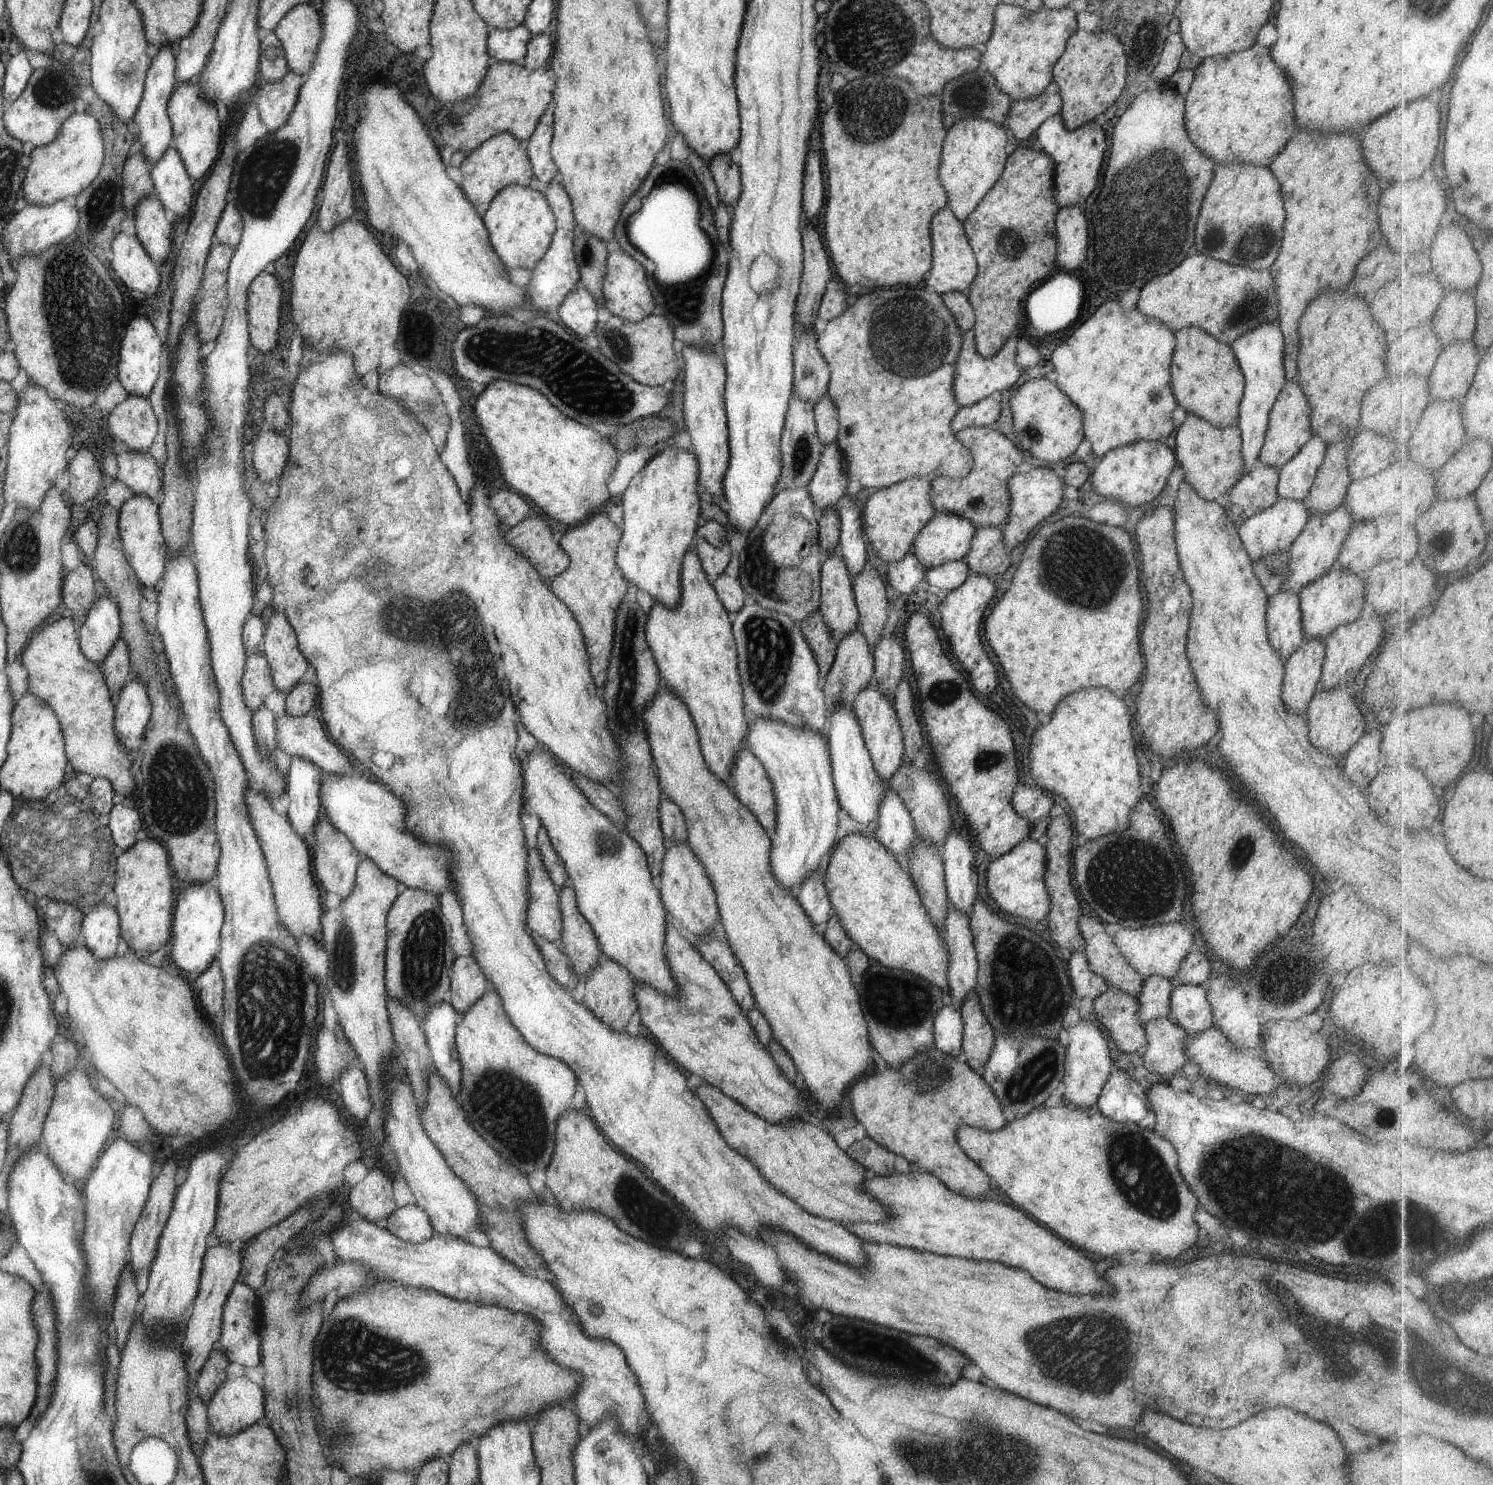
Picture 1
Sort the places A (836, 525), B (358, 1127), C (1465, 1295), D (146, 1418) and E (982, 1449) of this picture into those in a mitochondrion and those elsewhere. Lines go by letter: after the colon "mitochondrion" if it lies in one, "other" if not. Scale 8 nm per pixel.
A: other
B: other
C: mitochondrion
D: other
E: mitochondrion

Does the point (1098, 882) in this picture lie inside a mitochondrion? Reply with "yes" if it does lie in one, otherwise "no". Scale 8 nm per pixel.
yes

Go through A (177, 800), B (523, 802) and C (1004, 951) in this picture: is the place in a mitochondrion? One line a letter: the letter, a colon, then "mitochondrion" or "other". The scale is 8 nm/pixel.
A: mitochondrion
B: other
C: mitochondrion

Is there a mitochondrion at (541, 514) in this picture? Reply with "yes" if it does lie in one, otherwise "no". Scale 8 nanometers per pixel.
no

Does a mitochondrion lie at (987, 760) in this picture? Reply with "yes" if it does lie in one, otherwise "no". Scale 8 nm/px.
yes

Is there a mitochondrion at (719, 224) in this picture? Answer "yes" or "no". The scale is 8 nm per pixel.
no

